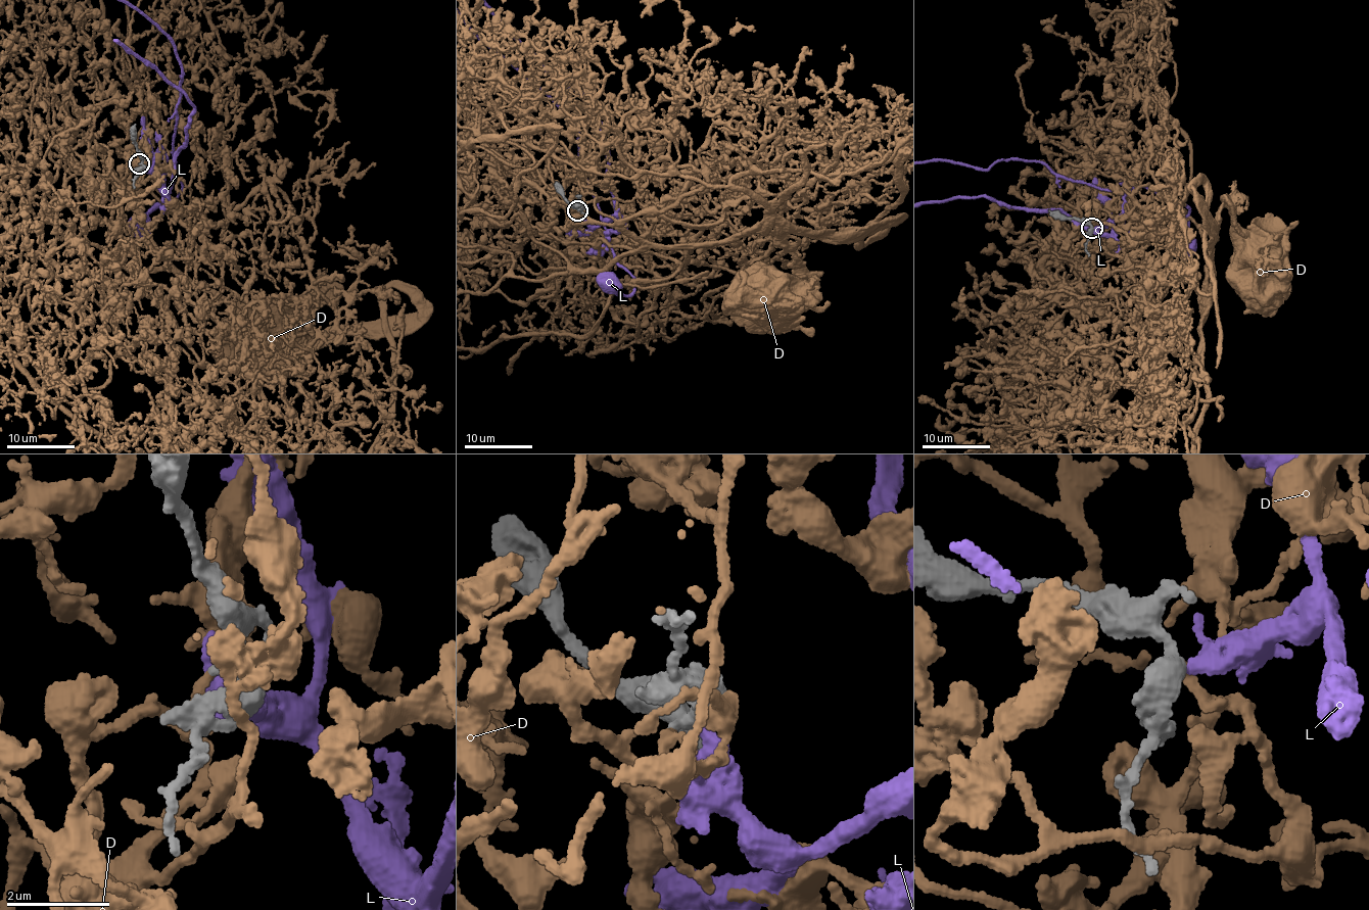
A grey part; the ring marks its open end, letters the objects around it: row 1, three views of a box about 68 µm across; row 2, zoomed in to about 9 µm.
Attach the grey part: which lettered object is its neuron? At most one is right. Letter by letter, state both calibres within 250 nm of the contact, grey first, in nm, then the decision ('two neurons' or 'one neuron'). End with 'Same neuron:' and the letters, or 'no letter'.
D: 240/140 nm | one neuron
L: 420/300 nm | two neurons
Same neuron: D

